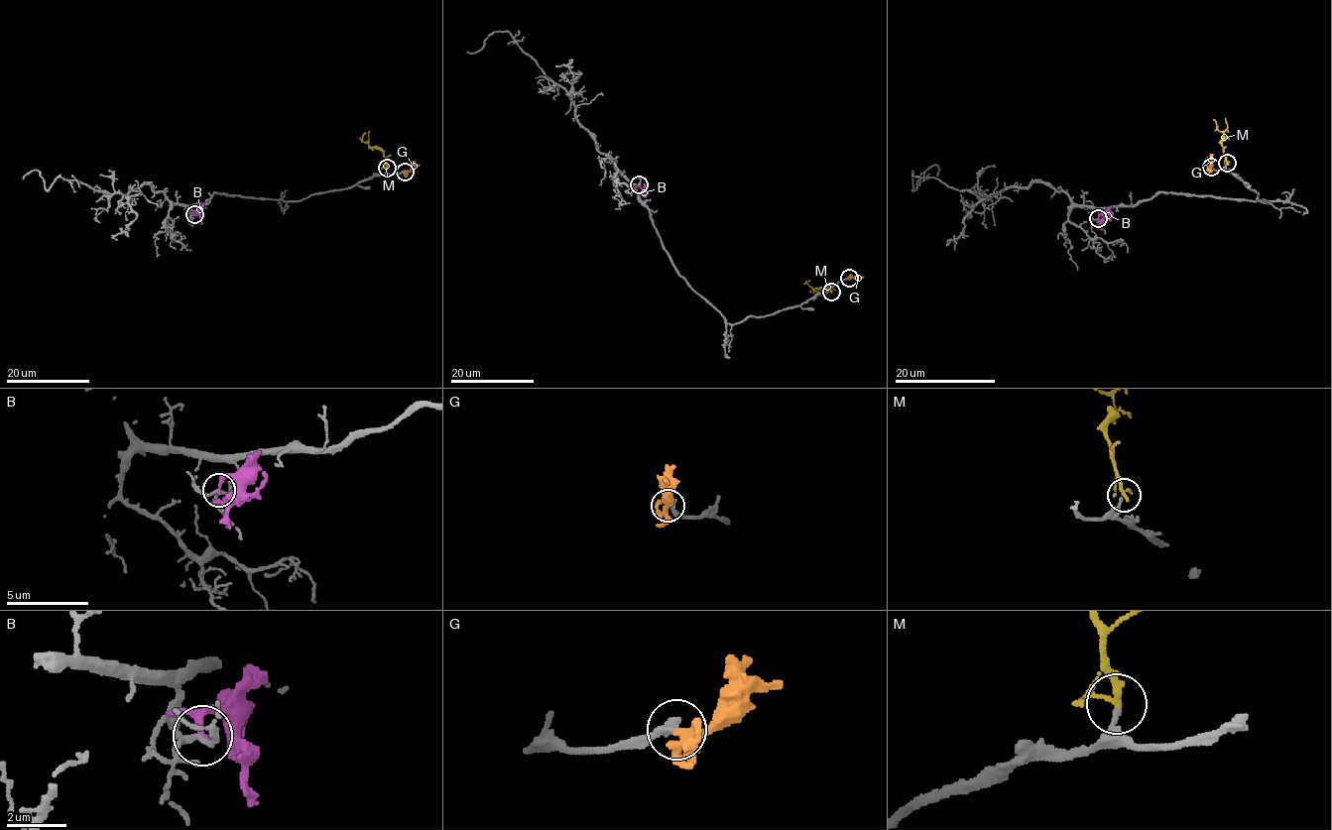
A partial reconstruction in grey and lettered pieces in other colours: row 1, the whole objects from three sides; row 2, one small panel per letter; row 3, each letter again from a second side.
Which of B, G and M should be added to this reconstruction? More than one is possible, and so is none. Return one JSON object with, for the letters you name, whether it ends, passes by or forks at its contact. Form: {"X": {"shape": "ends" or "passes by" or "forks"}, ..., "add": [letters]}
{"G": {"shape": "passes by"}, "add": ["G"]}

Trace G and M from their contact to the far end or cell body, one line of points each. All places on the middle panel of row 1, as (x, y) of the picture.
G: (849, 278), (864, 277)
M: (831, 291), (827, 287), (812, 289), (806, 284), (809, 280)

